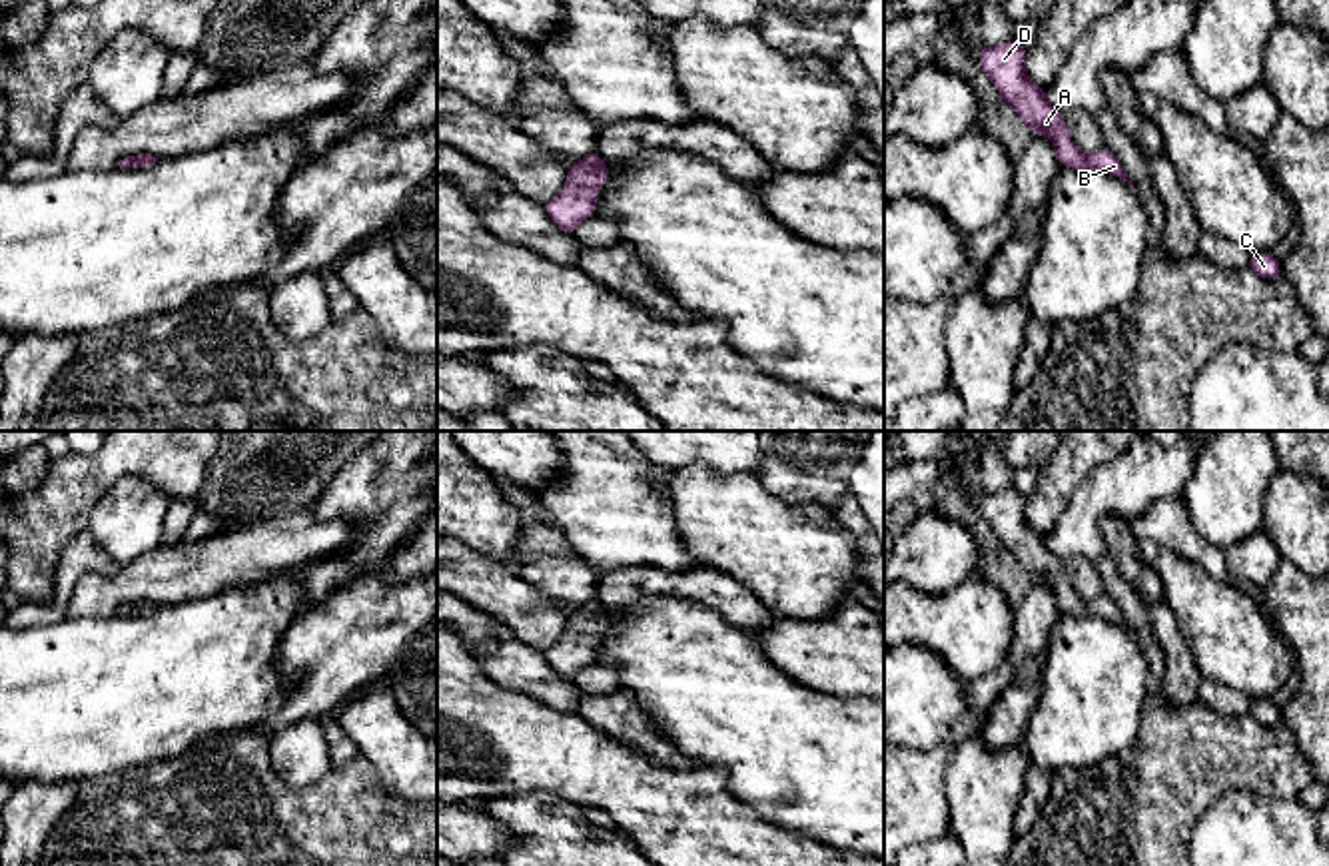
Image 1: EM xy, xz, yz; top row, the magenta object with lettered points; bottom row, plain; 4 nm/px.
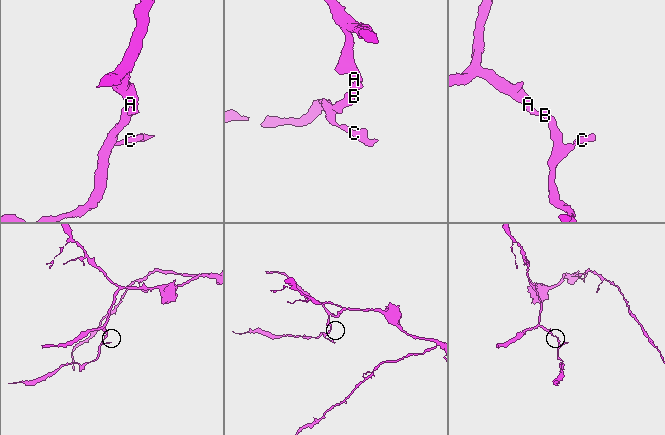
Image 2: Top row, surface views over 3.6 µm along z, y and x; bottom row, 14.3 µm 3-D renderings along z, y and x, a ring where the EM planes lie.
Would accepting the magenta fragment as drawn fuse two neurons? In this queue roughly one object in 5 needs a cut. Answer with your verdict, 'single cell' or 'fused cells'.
single cell

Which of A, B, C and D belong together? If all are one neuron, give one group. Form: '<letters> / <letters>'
A B C D

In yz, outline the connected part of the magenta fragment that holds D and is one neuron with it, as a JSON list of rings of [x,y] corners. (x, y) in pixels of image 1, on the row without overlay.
[[[1014,485],[1002,493],[984,493],[976,505],[1000,545],[1014,555],[1030,579],[1052,587],[1060,613],[1102,617],[1131,633],[1121,609],[1109,595],[1104,593],[1088,603],[1072,589],[1064,563],[1046,545],[1046,535],[1028,525],[1026,497]]]

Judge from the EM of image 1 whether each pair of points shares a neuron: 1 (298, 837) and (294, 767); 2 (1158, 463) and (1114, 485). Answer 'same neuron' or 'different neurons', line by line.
1: different neurons
2: same neuron

